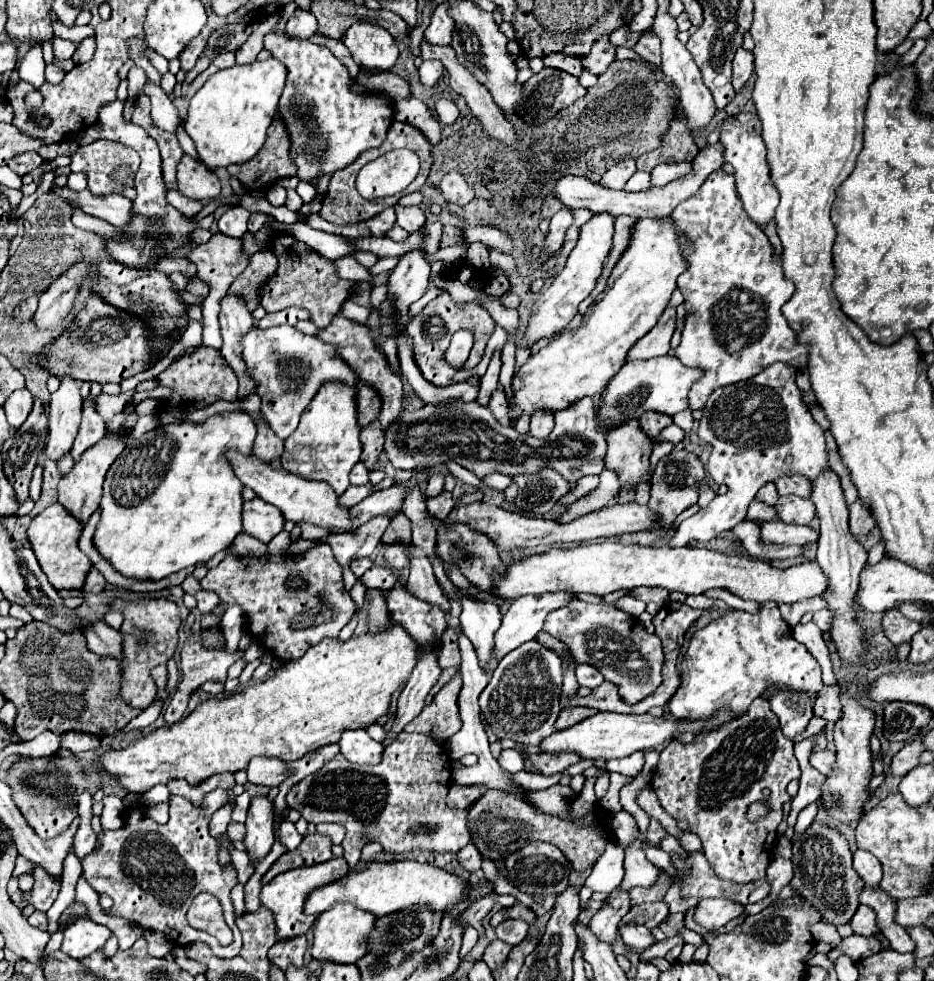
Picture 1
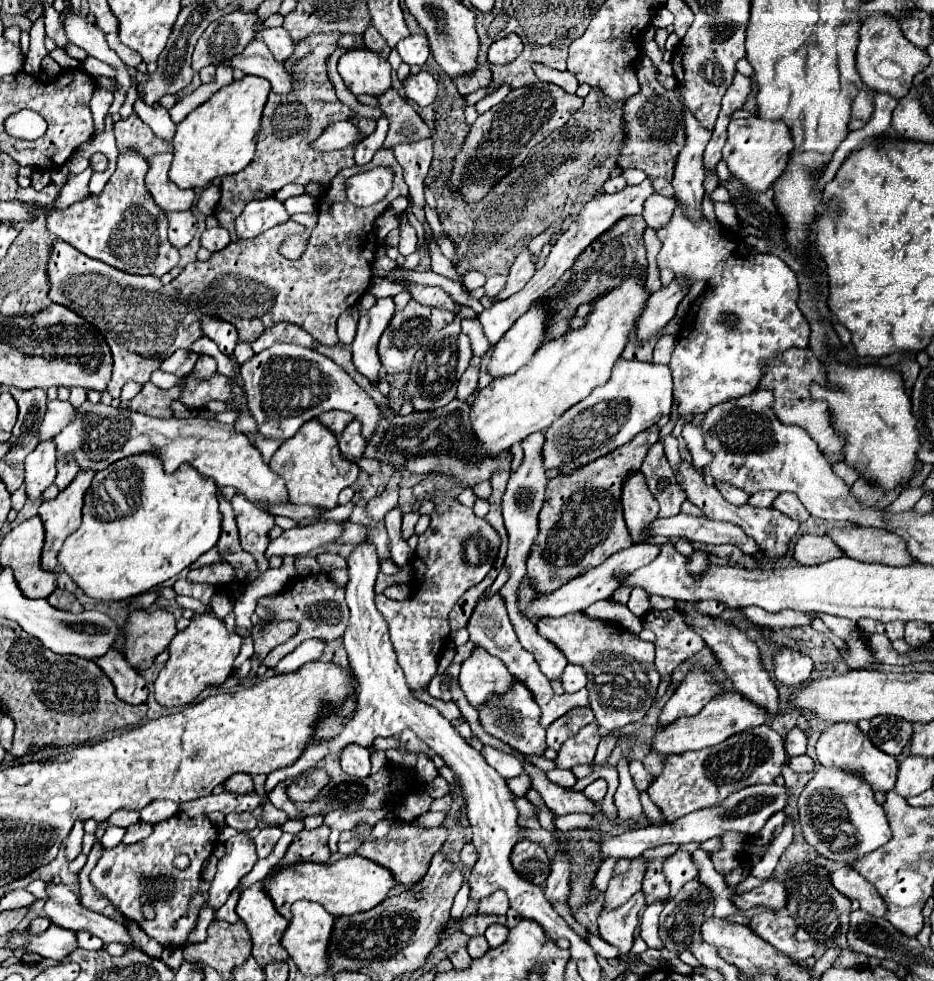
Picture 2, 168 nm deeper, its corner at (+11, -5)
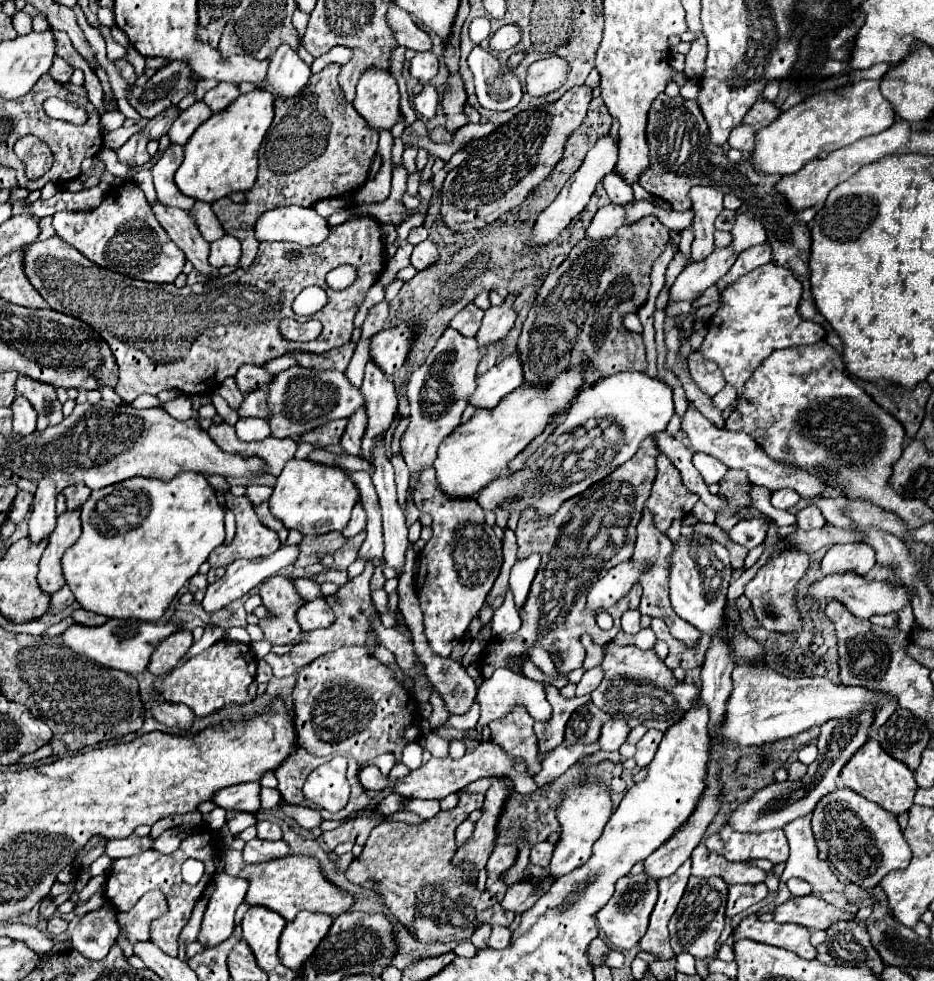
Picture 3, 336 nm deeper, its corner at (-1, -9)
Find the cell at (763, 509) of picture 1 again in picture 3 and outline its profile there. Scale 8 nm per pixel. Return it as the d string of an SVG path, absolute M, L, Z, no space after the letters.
M697 452L693 456L693 464L701 472L701 476L705 478L707 484L721 482L723 476L727 474L727 466L721 460L717 460L717 458L709 456L709 454L703 454L703 452Z

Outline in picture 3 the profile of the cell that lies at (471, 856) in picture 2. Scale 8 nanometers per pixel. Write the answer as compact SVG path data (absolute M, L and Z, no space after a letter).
M495 846L489 856L489 862L487 862L487 872L499 876L515 862L515 856L517 856L515 846Z

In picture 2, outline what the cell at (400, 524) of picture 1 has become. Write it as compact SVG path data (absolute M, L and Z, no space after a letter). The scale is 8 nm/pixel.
M343 522L343 534L335 540L337 544L359 544L365 536L369 536L371 528L365 528L361 524L345 524Z

